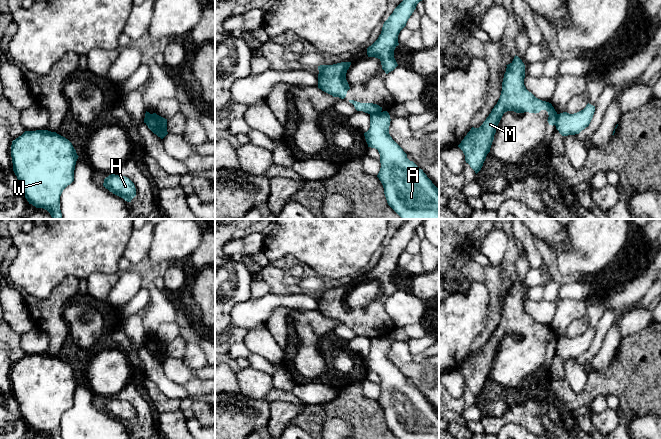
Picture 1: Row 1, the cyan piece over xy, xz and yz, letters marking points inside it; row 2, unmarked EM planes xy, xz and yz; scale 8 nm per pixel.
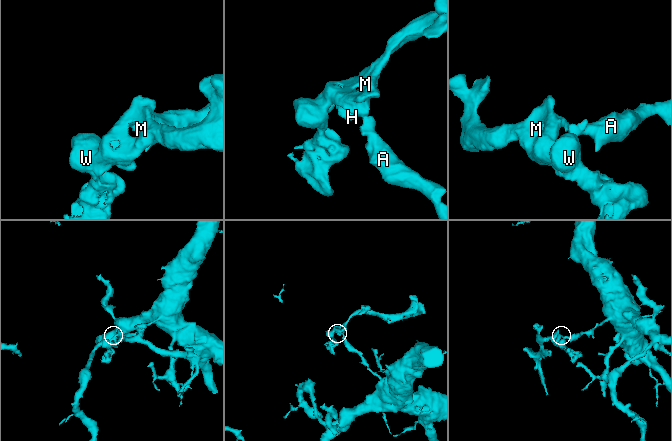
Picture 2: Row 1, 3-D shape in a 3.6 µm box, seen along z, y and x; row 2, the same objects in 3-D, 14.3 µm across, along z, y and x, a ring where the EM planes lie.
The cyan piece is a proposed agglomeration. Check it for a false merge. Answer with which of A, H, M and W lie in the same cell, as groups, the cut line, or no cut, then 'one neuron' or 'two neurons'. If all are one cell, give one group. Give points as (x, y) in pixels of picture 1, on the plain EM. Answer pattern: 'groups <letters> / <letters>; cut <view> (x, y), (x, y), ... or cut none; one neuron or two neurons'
groups A / H M W; cut yz (558, 338), (555, 349); two neurons

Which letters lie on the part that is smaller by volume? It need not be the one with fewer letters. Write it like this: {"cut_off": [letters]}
{"cut_off": ["H", "M", "W"]}

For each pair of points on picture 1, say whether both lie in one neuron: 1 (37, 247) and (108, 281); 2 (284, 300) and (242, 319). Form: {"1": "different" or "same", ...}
{"1": "different", "2": "same"}

